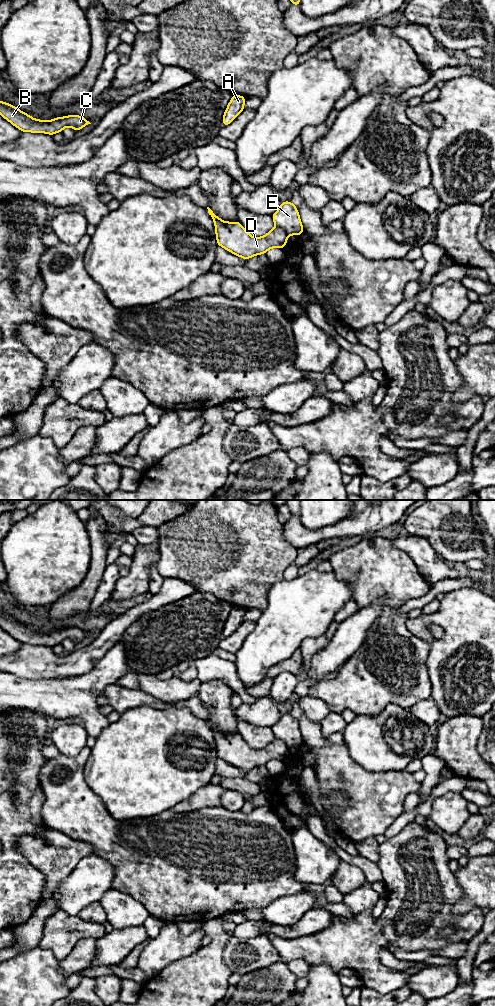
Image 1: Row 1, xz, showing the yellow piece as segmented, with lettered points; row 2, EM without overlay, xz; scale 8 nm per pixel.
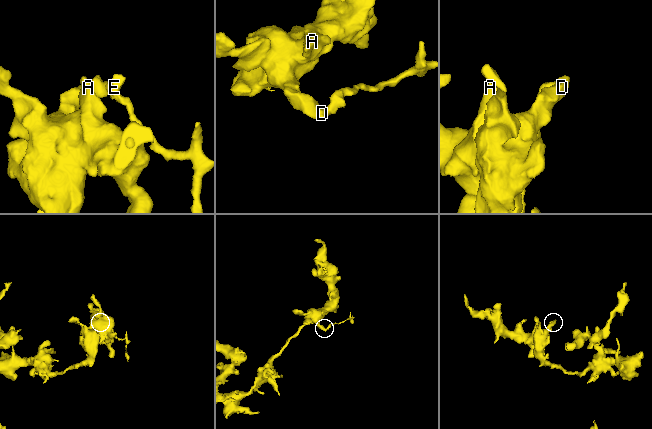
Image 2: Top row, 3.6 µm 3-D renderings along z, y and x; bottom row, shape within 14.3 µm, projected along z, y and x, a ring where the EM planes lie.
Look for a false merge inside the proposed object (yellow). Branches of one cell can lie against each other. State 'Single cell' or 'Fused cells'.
Fused cells

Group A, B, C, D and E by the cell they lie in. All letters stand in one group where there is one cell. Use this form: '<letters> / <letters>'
A B C D / E

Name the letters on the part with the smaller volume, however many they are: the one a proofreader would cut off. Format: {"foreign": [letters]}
{"foreign": ["E"]}

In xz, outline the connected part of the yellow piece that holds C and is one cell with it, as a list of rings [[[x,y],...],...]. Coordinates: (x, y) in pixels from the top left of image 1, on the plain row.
[[[0,613],[0,627],[22,644],[46,645],[49,647],[62,644],[65,639],[72,639],[75,643],[78,643],[85,637],[91,636],[84,629],[78,627],[58,629],[50,633],[34,631],[4,613]]]

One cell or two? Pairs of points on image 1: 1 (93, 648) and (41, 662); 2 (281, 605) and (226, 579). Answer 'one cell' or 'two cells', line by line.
1: one cell
2: two cells

